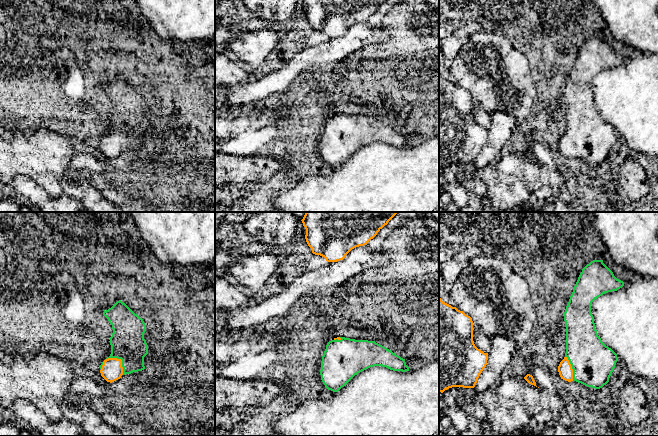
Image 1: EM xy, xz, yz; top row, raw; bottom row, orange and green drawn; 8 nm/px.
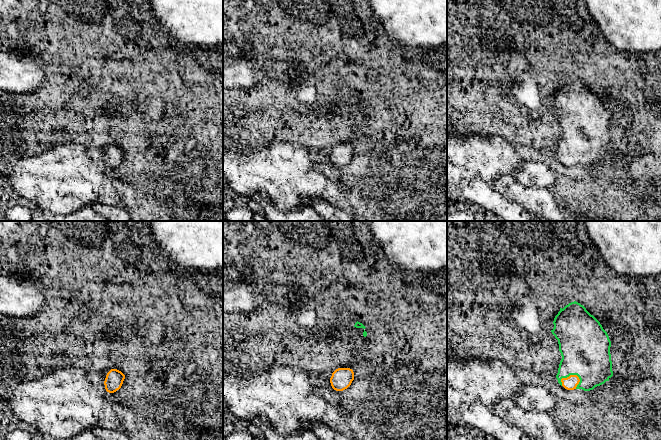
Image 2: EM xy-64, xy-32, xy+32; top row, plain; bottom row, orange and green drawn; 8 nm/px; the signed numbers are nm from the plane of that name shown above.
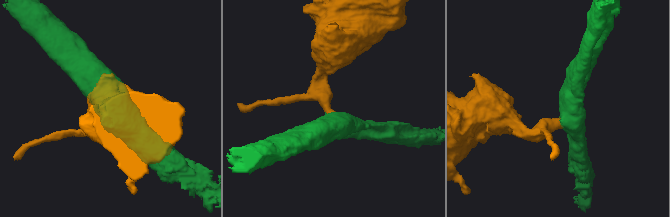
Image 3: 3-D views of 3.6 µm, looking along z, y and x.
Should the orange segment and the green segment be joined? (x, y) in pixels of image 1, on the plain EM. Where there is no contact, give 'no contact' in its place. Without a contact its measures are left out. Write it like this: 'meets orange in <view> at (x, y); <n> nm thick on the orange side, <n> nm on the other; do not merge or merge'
meets orange in xy at (116, 134); 170 nm thick on the orange side, 280 nm on the other; merge

